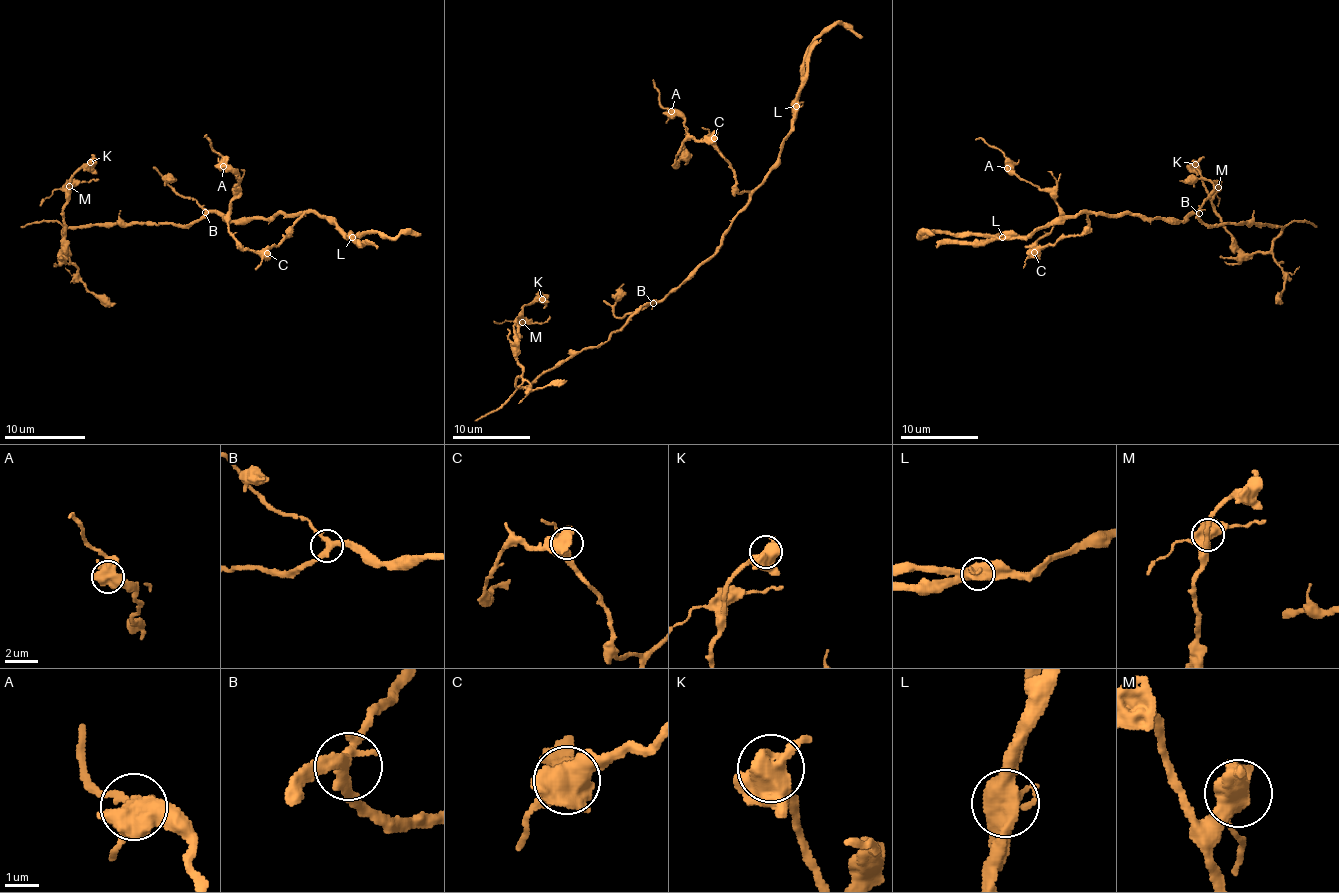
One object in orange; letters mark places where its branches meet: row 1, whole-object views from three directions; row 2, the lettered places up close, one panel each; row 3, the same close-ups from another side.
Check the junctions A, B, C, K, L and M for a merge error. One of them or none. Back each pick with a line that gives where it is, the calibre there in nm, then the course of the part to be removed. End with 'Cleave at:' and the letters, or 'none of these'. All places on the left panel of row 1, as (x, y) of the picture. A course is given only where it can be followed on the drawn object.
L: at (352, 237); 550 nm thick; foreign part runs (352, 237), (379, 247)
Cleave at: L

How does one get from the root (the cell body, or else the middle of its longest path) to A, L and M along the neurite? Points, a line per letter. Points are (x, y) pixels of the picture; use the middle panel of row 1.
A: (687, 279), (749, 193), (706, 142), (689, 138), (675, 162), (685, 121), (671, 111)
L: (687, 279), (716, 250), (732, 219), (745, 205), (777, 160), (780, 144), (790, 132), (790, 119), (796, 105)
M: (687, 279), (663, 299), (646, 303), (604, 342), (573, 352), (518, 387), (518, 316), (522, 322)

